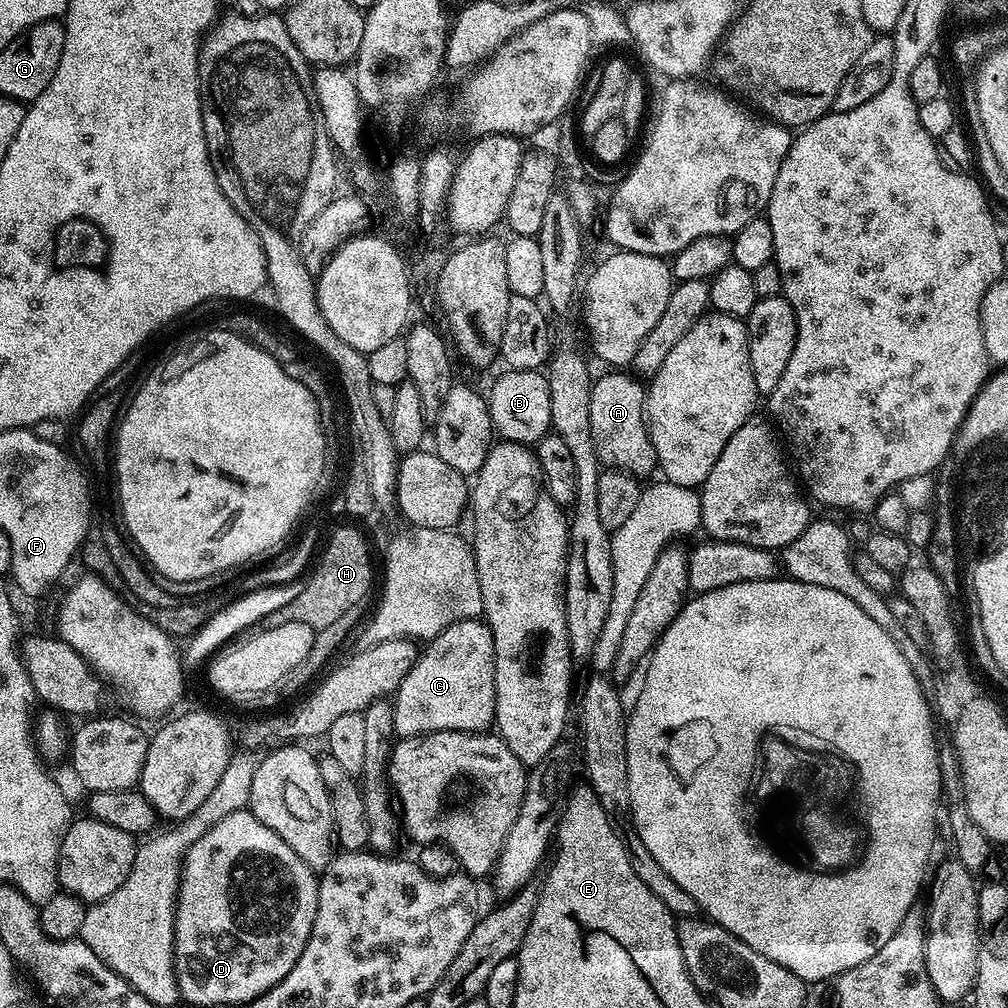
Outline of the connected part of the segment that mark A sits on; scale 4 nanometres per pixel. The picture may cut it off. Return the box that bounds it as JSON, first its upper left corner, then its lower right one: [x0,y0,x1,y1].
[590,370,656,478]

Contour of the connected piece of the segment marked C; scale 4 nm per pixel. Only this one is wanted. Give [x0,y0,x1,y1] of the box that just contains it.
[392,618,496,737]

